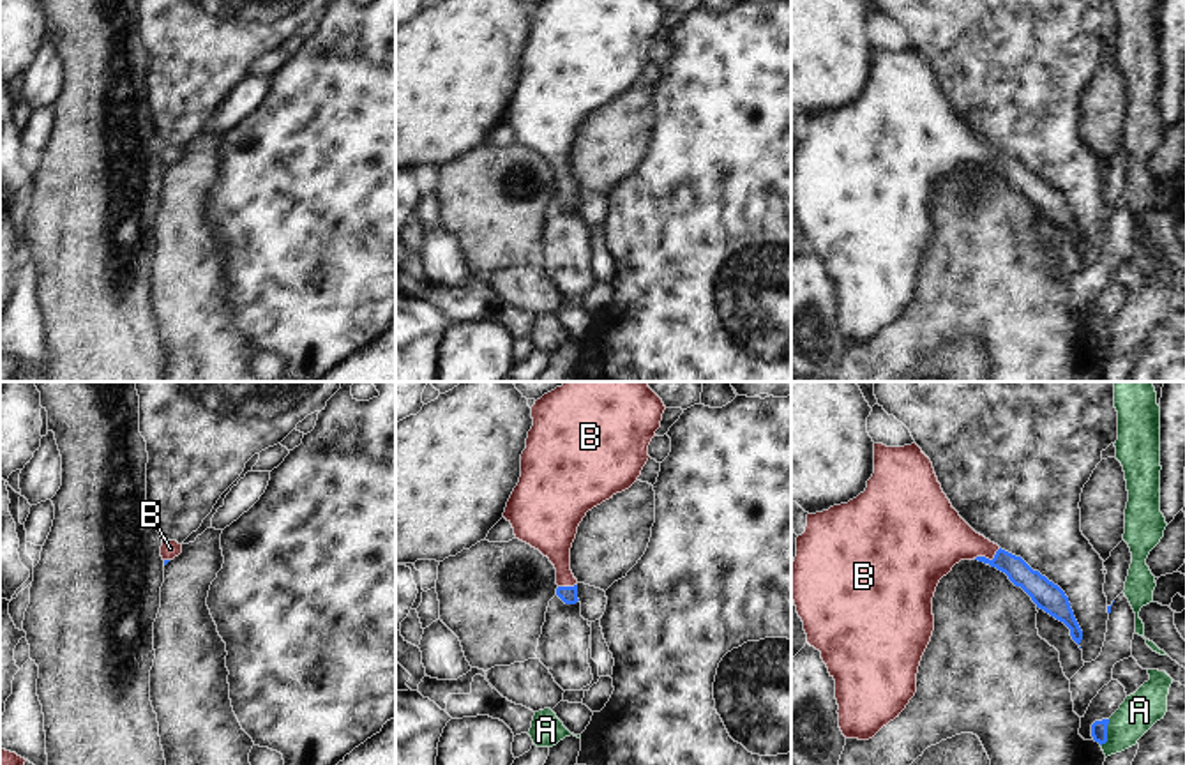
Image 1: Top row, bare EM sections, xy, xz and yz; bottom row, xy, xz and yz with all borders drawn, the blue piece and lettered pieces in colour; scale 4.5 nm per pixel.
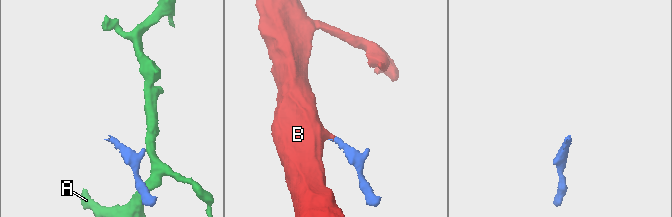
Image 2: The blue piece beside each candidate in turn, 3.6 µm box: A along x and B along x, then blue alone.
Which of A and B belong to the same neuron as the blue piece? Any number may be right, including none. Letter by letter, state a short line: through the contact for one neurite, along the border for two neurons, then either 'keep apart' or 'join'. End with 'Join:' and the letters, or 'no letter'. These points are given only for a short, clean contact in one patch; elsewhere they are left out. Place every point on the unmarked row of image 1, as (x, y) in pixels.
A: line yz (1109, 324), (1106, 345), (1101, 350); keep apart
B: line yz (1019, 177), (1000, 163), (988, 163), (973, 149), (936, 143); join
Join: B

